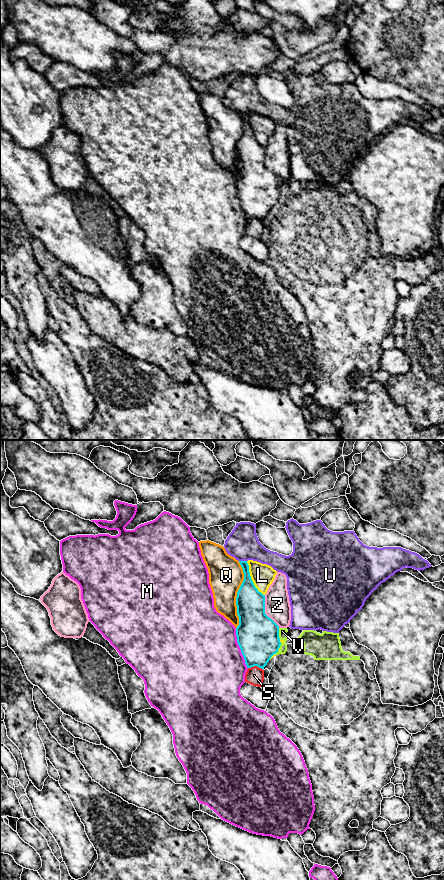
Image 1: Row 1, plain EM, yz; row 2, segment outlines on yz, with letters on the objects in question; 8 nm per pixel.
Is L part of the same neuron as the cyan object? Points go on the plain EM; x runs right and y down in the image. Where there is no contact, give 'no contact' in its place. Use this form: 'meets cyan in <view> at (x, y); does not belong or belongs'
meets cyan in yz at (251, 131); does not belong

